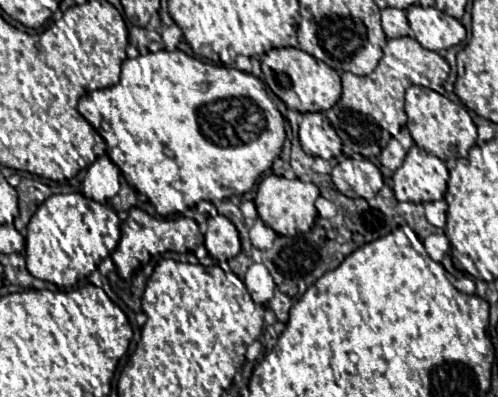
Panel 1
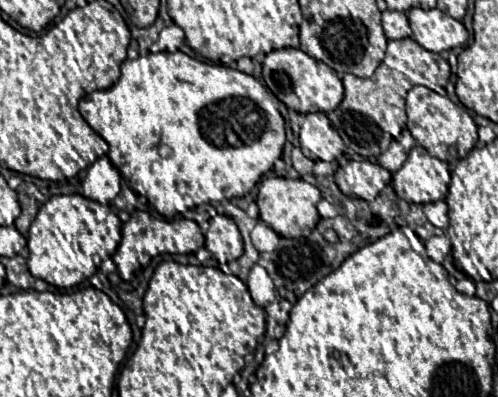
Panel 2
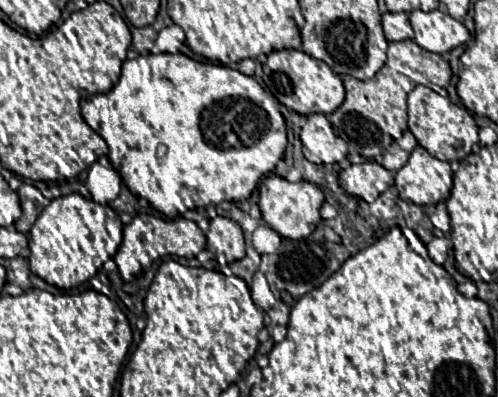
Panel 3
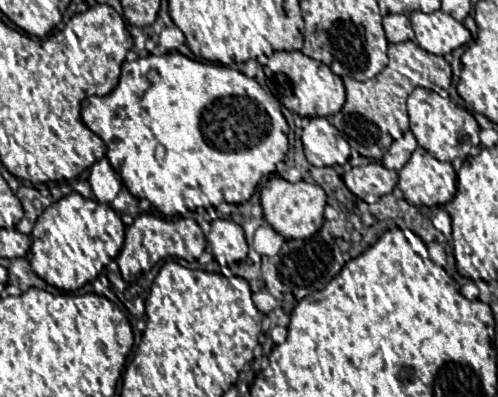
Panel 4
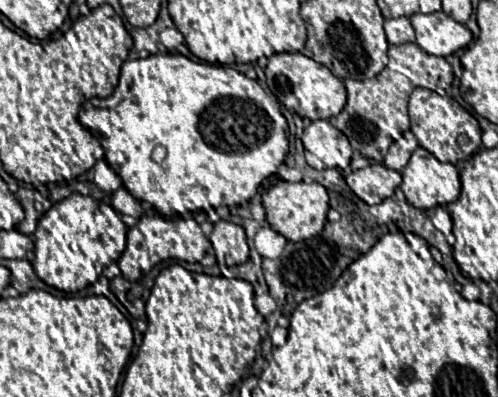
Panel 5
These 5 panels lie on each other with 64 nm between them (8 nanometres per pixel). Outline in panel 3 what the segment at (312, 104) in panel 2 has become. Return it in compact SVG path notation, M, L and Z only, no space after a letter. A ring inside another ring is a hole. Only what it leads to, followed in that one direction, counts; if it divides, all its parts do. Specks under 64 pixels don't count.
M278 50L264 64L264 84L288 108L298 114L332 114L344 102L342 78L328 64L314 60L302 50Z

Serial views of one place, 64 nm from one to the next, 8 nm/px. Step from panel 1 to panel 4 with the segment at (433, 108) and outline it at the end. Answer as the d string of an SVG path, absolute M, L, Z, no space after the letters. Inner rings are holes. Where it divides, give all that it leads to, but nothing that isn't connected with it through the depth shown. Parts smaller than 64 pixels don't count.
M414 88L414 92L408 96L408 114L410 114L410 130L416 136L418 146L422 146L442 162L454 162L456 158L466 160L470 152L480 146L478 140L480 126L474 120L474 116L460 104L452 102L450 98L442 98L434 90Z

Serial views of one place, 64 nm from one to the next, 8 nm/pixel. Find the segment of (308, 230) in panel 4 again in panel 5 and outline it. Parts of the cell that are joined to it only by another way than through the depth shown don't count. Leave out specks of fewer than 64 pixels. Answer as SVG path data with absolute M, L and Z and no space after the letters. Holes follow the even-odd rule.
M278 180L272 188L268 188L262 196L262 204L266 208L266 220L268 224L286 236L290 242L302 242L308 238L318 236L324 230L326 224L326 212L330 208L328 192L318 182L286 182Z

